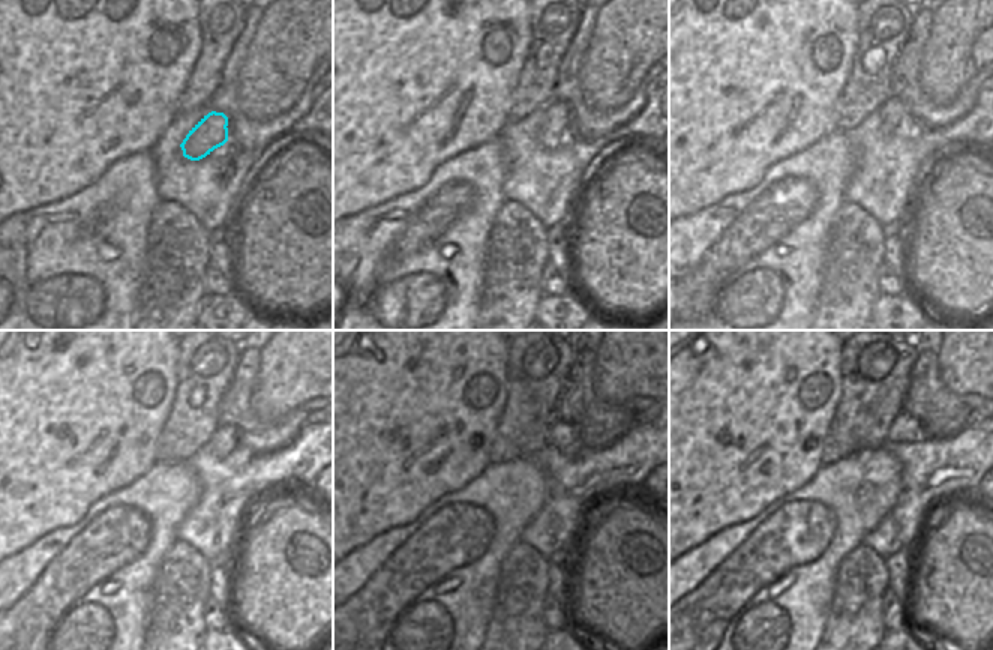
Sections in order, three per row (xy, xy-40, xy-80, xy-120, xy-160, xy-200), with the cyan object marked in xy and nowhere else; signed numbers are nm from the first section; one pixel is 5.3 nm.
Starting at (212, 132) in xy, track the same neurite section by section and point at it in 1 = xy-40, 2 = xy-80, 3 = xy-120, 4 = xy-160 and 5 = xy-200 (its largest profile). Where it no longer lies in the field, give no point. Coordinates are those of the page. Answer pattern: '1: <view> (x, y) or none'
1: xy-40 (551, 134)
2: xy-80 (891, 111)
3: xy-120 (224, 440)
4: xy-160 (563, 437)
5: xy-200 (905, 428)

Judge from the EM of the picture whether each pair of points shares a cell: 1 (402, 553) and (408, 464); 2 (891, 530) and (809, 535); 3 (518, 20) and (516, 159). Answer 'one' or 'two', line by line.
1: two
2: two
3: two

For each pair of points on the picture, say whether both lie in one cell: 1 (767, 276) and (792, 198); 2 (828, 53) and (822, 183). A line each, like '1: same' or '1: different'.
1: same
2: different

